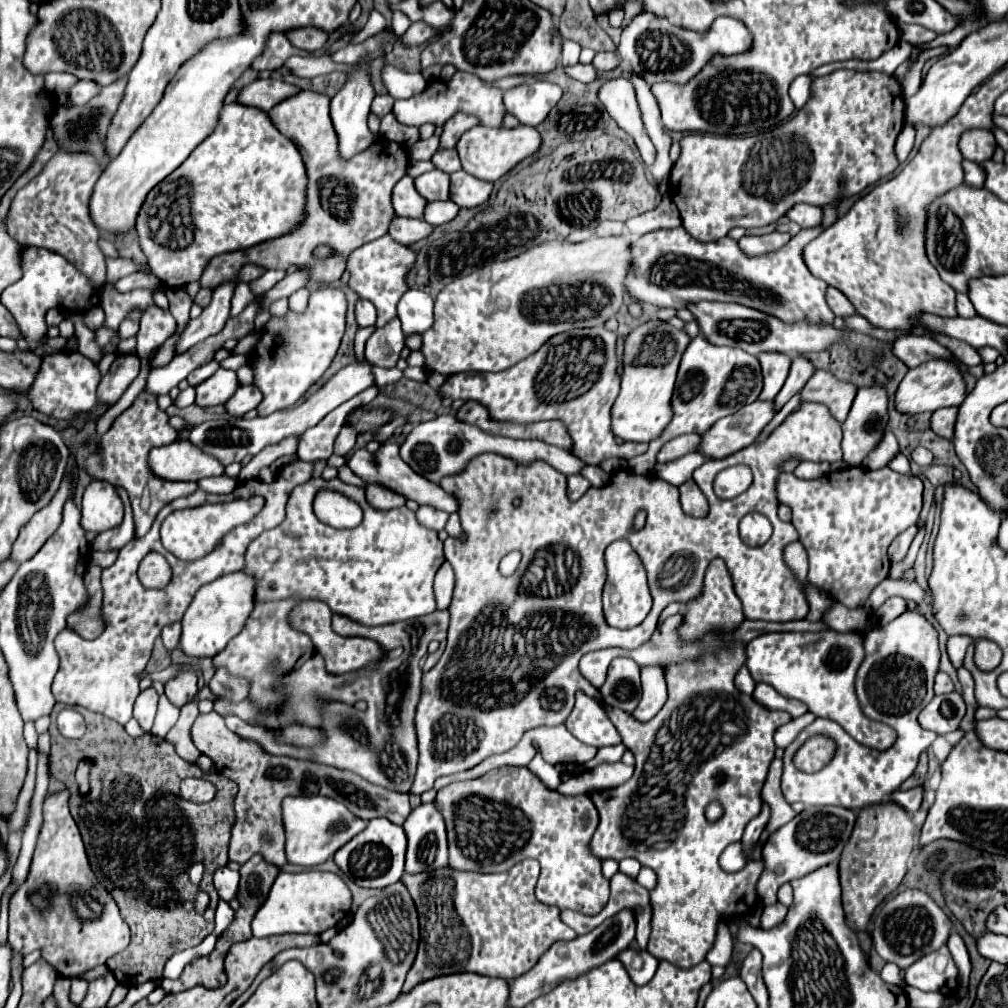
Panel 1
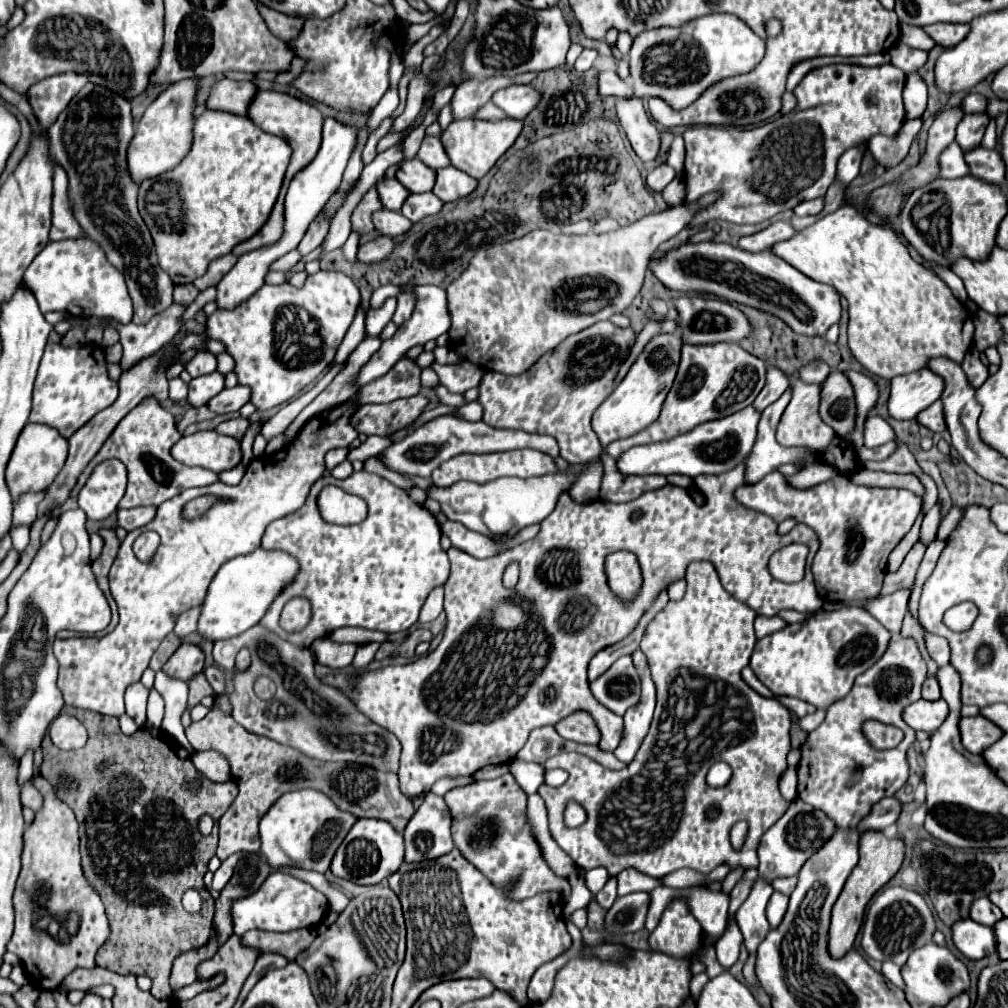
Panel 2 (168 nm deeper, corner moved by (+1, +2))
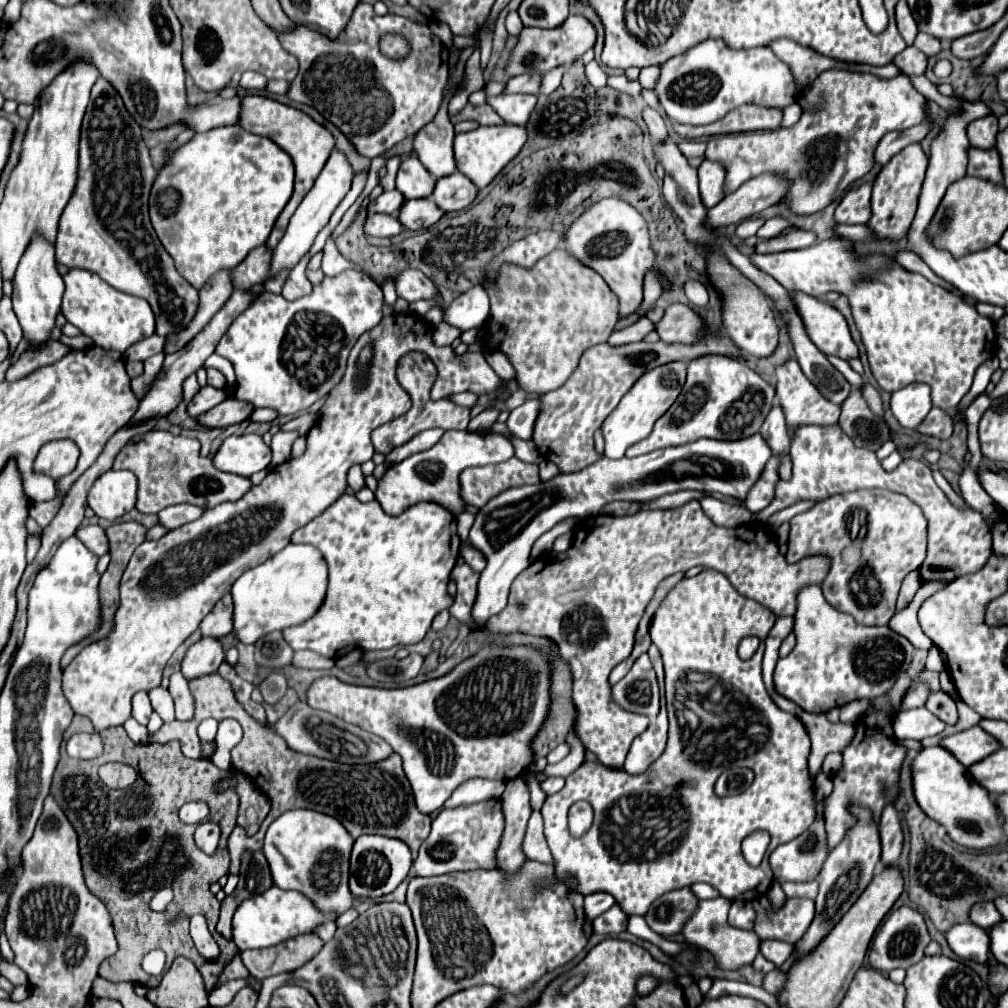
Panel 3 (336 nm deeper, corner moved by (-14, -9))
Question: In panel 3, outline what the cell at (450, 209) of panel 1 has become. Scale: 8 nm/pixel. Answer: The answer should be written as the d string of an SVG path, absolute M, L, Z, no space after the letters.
M417 198L417 200L405 200L399 208L399 222L407 230L423 230L433 226L443 216L443 210L431 202L431 198Z

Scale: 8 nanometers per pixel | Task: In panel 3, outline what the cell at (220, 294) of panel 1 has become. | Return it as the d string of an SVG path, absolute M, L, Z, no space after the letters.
M333 150L333 154L329 156L329 160L327 160L323 172L319 174L315 186L313 186L311 192L303 198L303 202L299 204L297 212L293 214L293 218L291 218L291 222L289 222L289 226L287 226L285 236L281 238L281 242L277 244L277 248L273 250L271 278L273 278L279 270L283 270L283 268L293 268L293 266L299 262L299 258L311 248L315 236L321 232L323 226L327 226L327 222L329 222L329 218L331 218L331 214L333 214L333 210L335 210L337 204L343 200L343 196L349 192L349 188L351 188L351 178L353 178L353 172L351 172L351 166L349 166L347 158L345 158L341 152Z

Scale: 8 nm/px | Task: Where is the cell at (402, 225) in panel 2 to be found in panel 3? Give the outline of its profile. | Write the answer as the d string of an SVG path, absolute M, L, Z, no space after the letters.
M369 214L363 224L365 234L377 236L377 238L391 238L399 232L403 232L401 222L391 214Z

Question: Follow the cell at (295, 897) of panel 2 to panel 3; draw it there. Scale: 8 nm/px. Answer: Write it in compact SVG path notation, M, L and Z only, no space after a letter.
M273 886L259 896L243 900L237 906L233 916L233 942L241 952L249 948L267 948L285 942L287 938L307 934L321 922L333 922L333 920L335 918L331 918L331 914L319 914L319 910L315 910L315 906L311 906L311 902L307 902L307 898L303 898L299 892L279 890L277 886Z

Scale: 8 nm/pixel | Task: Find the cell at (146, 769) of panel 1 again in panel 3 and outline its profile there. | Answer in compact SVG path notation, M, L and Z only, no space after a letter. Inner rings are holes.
M75 716L71 726L63 734L63 752L53 774L51 796L61 806L79 836L79 854L85 884L91 894L105 902L119 942L119 950L101 962L99 976L111 982L133 982L155 988L159 976L145 974L141 968L141 960L147 952L159 948L167 954L165 970L177 956L189 958L201 972L205 986L213 988L223 968L239 954L239 948L215 930L215 924L219 920L219 900L209 890L211 882L217 882L229 872L227 836L235 828L239 796L235 788L217 792L215 784L219 780L231 778L233 774L229 770L219 770L211 760L193 760L183 756L181 744L177 740L169 744L135 744L131 742L123 726L105 728L99 732L103 742L103 754L99 758L73 760L65 752L65 742L79 732L95 732L89 718ZM107 762L123 762L133 766L139 772L137 782L125 790L107 788L97 776L99 766ZM189 800L207 802L210 812L207 819L221 826L221 840L213 856L205 854L193 844L191 834L195 826L183 824L177 816L179 808ZM143 828L149 830L149 838L145 840L141 838ZM161 886L171 886L175 892L175 898L171 900L171 912L203 914L207 918L209 932L221 948L221 956L215 962L207 962L199 952L195 952L195 944L189 936L189 924L169 926L165 922L165 914L153 912L149 908L151 896Z

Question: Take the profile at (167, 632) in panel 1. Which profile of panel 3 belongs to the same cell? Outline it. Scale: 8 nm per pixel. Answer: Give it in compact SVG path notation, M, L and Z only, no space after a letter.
M225 594L215 604L215 608L203 618L199 628L201 628L203 636L213 636L213 638L221 638L221 636L225 636L233 630L233 600L231 600L231 594Z

